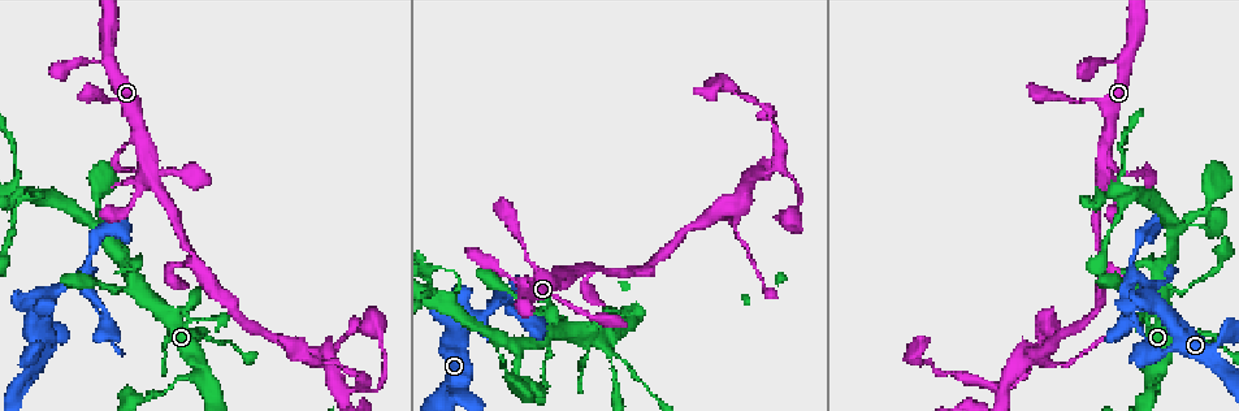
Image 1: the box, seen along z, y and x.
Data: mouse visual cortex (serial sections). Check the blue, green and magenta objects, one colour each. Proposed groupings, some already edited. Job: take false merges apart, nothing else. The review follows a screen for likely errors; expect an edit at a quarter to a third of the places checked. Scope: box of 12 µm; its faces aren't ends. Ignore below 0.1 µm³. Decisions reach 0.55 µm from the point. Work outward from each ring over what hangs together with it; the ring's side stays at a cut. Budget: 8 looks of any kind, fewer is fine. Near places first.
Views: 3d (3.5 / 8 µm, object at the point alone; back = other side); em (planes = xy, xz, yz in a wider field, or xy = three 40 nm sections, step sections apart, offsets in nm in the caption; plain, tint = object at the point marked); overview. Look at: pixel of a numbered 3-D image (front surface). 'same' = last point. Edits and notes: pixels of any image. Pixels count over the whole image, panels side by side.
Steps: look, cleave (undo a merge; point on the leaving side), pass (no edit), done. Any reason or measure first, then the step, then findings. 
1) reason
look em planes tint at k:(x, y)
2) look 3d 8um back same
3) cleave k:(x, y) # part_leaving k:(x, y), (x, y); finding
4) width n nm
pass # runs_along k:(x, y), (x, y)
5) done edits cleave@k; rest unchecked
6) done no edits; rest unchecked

side arm on a straight run
look 3d 3.5um at 1:(1097, 250)

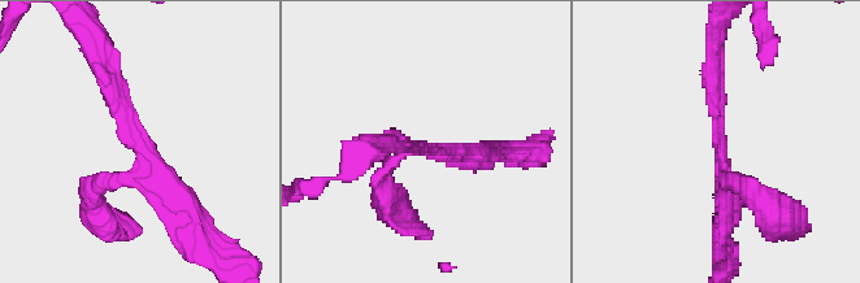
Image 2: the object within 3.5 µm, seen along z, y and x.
pass # runs_along 2:(105, 82), (194, 230); continuous, no second cell

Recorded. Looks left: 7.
three-way junction
look 3d 8um at 1:(779, 168)

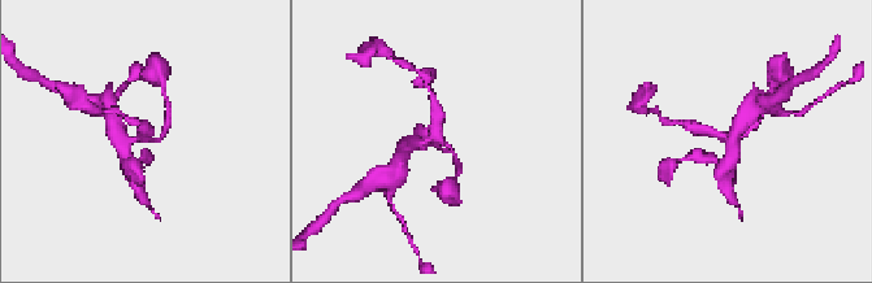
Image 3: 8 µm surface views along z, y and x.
look 3d 3.5um back at 3:(147, 138)

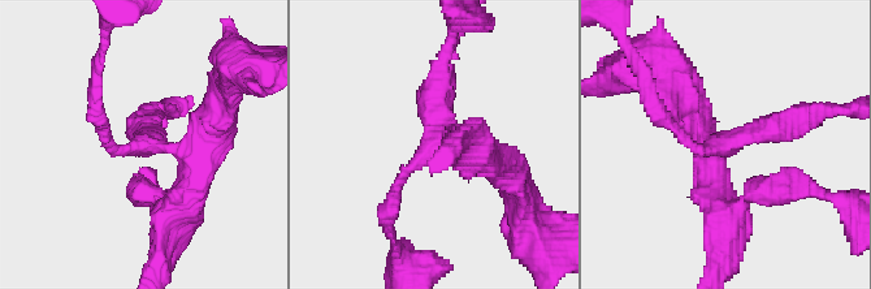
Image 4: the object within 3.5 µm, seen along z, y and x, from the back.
cleave 4:(755, 126) # part_leaving 4:(718, 146), (824, 110); a second cell is stuck on

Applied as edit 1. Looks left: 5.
look overview

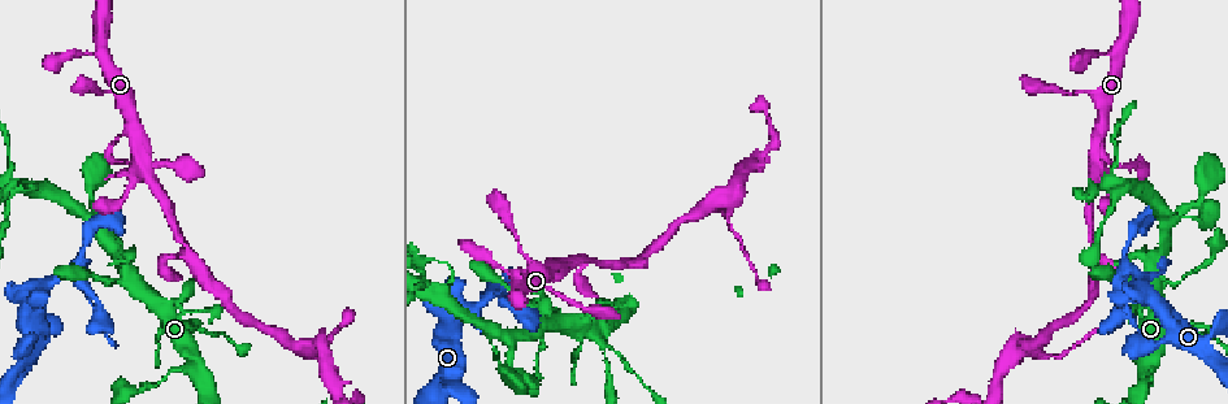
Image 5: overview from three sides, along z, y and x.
look em planes tint at 5:(1123, 267)

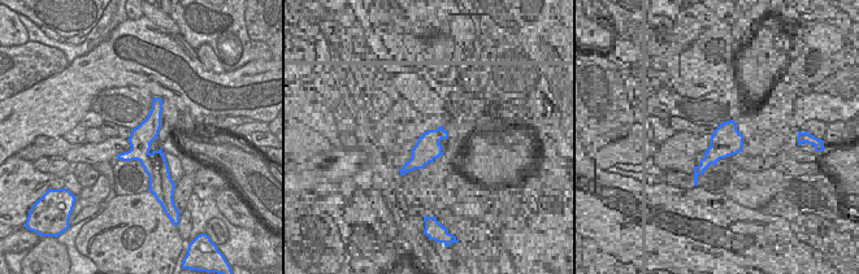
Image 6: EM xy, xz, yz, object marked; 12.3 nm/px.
wider look
look 3d 3.5um same

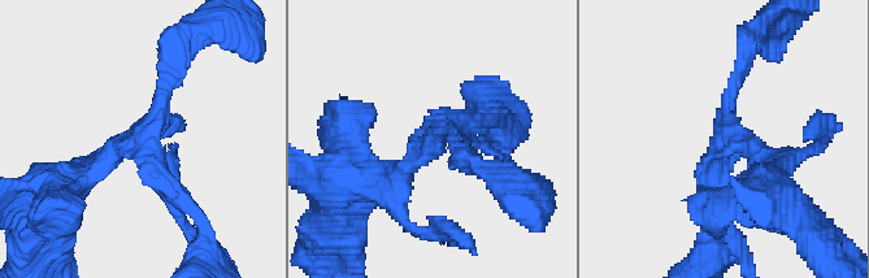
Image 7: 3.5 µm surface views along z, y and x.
arm_widths 150, 300, 350 nm
pass # runs_along 7:(372, 185), (479, 121); all the same cell

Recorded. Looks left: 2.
abrupt turn
look 3d 3.5um at 5:(1101, 152)

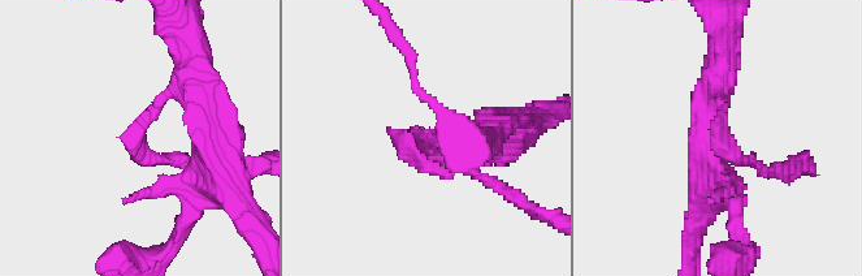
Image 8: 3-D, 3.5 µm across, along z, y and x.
arm_widths 150, 250 nm; now the EM
look em xy step 5 tint at 8:(426, 140)

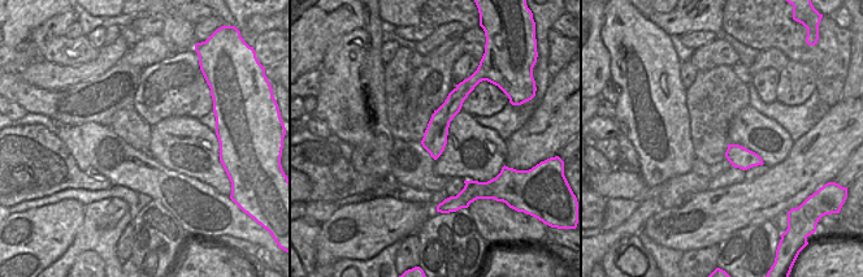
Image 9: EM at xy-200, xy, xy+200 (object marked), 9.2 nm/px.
pass # runs_along 8:(719, 81), (719, 137), (762, 169); one cell here

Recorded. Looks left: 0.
done edits cleave@4; rest unchecked

